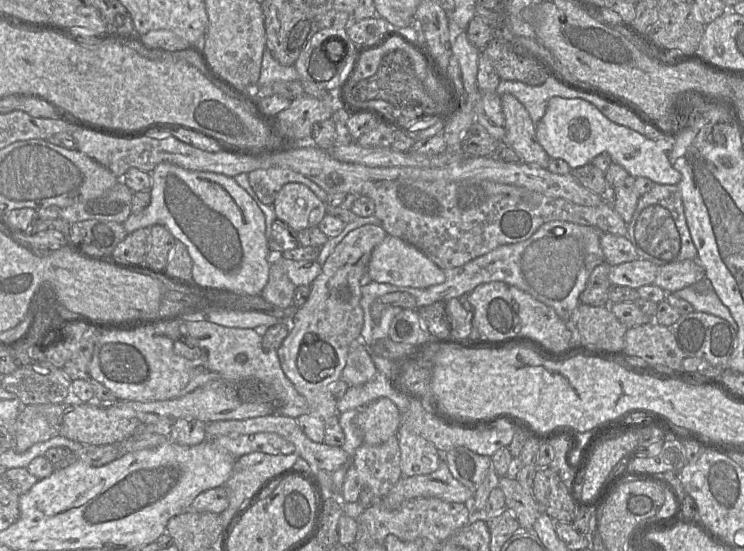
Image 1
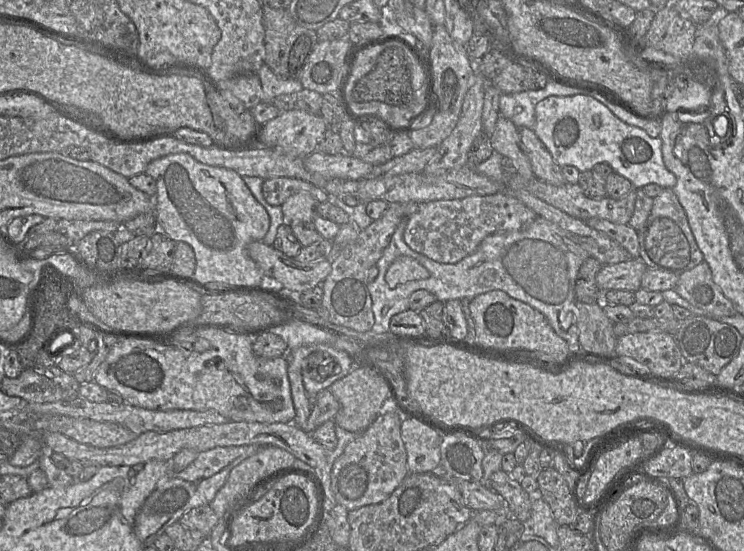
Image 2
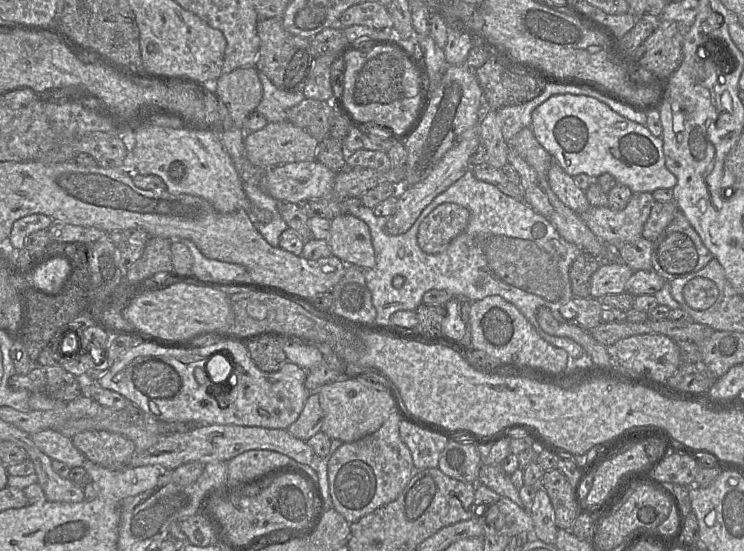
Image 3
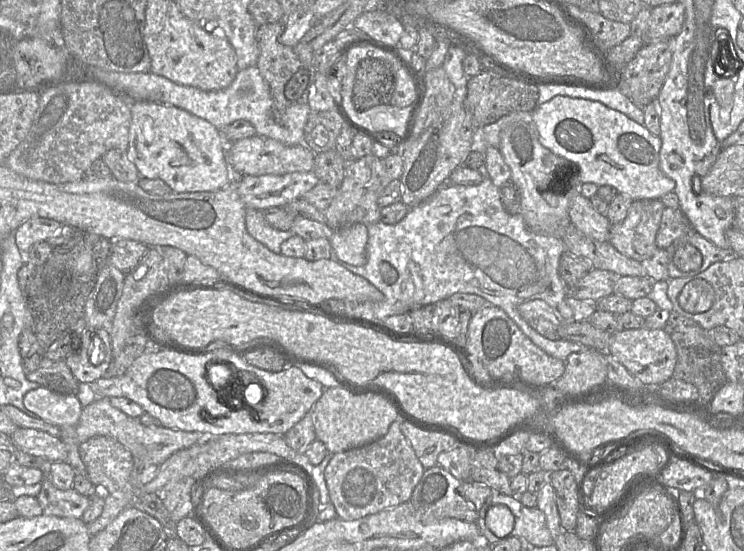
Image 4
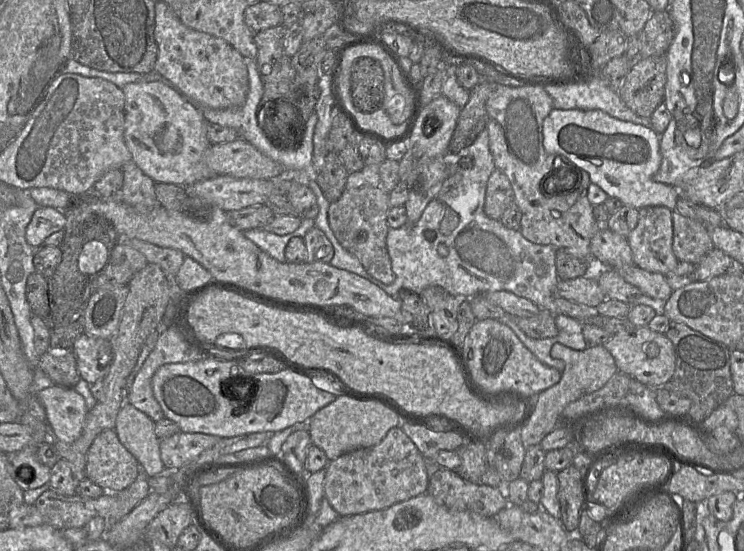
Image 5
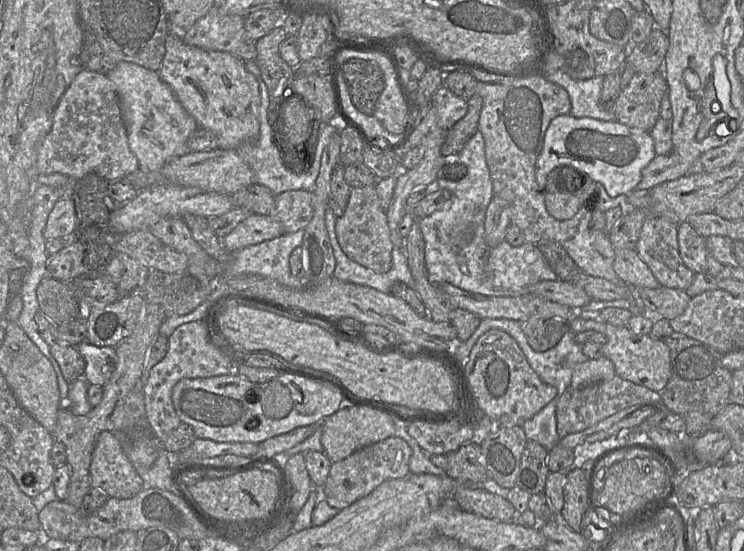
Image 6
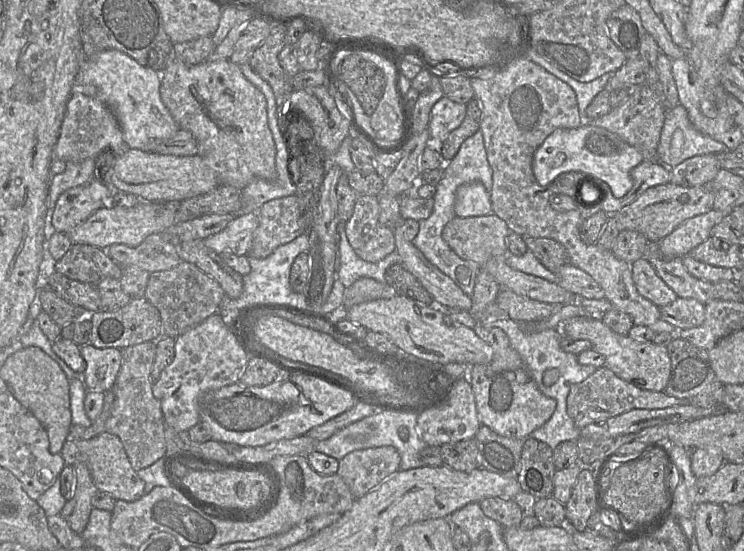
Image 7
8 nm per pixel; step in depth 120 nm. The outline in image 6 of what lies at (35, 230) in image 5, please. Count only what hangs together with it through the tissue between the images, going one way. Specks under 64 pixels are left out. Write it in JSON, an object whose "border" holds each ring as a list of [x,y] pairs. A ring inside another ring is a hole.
{"border":[[[69,196],[59,199],[51,210],[45,225],[43,236],[45,240],[55,238],[70,238],[76,229],[76,212]]]}

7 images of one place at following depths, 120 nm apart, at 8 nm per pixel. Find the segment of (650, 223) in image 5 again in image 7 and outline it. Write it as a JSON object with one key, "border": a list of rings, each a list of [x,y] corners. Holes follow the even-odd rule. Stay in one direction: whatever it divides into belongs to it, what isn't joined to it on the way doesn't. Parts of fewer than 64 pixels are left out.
{"border":[[[647,240],[647,256],[658,276],[680,298],[696,299],[706,304],[716,300],[714,284],[692,276],[684,267],[682,258],[664,259],[660,257],[657,244]]]}

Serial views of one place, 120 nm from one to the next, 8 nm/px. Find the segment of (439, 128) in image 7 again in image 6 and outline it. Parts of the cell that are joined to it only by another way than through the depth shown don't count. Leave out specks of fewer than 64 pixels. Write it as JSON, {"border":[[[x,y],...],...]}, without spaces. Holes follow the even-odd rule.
{"border":[[[444,84],[432,99],[437,114],[437,126],[448,131],[467,113],[467,101],[453,94]]]}

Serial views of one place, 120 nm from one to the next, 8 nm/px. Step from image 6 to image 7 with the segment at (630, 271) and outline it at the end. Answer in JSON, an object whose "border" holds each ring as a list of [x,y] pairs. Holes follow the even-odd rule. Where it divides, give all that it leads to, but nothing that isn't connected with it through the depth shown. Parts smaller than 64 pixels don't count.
{"border":[[[646,258],[633,262],[631,271],[638,292],[657,307],[664,307],[678,298],[676,293],[658,276]]]}

